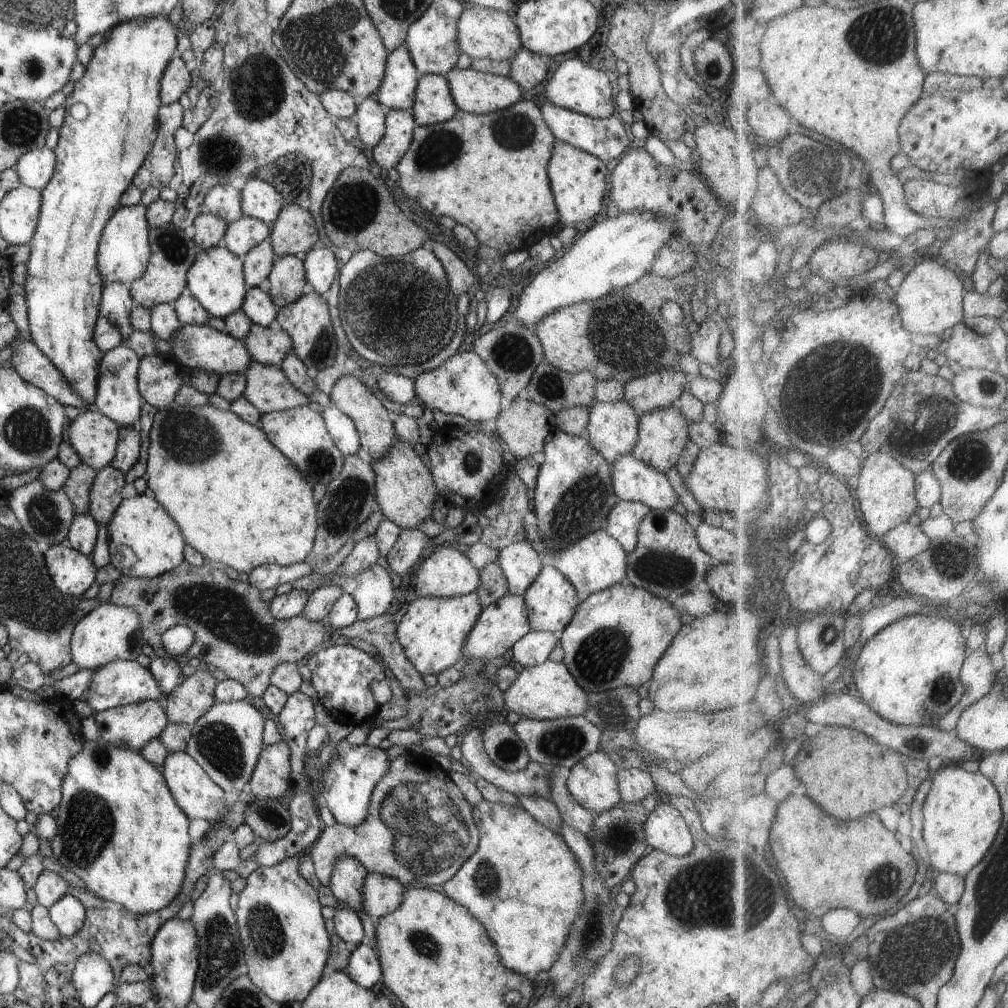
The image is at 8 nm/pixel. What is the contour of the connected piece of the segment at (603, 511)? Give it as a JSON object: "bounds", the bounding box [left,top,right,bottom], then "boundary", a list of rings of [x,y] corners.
{"bounds":[531,428,619,551],"boundary":[[[556,428],[546,438],[543,452],[546,458],[544,464],[539,466],[539,474],[533,489],[531,519],[538,526],[541,540],[547,550],[562,551],[594,532],[605,530],[608,516],[619,501],[613,490],[612,466],[595,449],[592,449],[585,434],[571,436]]]}

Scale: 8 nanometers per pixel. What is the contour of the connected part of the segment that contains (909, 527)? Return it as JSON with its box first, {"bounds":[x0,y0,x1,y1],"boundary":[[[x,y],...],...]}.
{"bounds":[882,522,933,562],"boundary":[[[912,522],[898,526],[886,534],[882,541],[901,562],[921,556],[933,544],[933,539],[926,534],[922,526],[916,526]]]}

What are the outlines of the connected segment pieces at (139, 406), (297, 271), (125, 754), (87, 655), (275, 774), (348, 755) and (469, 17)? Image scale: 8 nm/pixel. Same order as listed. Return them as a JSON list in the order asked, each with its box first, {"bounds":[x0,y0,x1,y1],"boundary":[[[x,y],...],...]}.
[{"bounds":[93,345,144,428],"boundary":[[[117,345],[113,350],[104,353],[100,362],[96,399],[93,408],[110,418],[119,428],[137,428],[143,412],[144,401],[137,388],[139,360],[134,350],[125,345]]]},{"bounds":[268,255,305,309],"boundary":[[[295,255],[276,258],[268,276],[271,297],[276,309],[284,309],[288,304],[297,302],[304,295],[305,267]]]},{"bounds":[50,735,193,917],"boundary":[[[100,735],[94,742],[89,742],[84,738],[82,751],[76,754],[70,762],[69,772],[66,774],[65,780],[63,781],[61,792],[63,800],[58,806],[58,816],[55,818],[55,822],[57,823],[57,834],[50,844],[52,847],[52,854],[62,867],[67,871],[71,871],[82,880],[88,891],[94,892],[98,898],[103,899],[108,905],[120,906],[123,911],[127,911],[138,917],[160,911],[162,908],[169,906],[174,901],[174,898],[177,898],[183,888],[186,868],[193,844],[193,840],[189,833],[189,825],[191,822],[184,815],[184,812],[176,805],[172,794],[164,783],[161,769],[154,767],[145,757],[142,757],[140,751],[125,750],[113,746],[106,740],[103,740]]]},{"bounds":[71,602,145,670],"boundary":[[[106,602],[96,606],[74,626],[71,635],[71,664],[79,669],[98,670],[116,660],[136,660],[142,654],[145,644],[137,613],[130,608]]]},{"bounds":[249,741,293,799],"boundary":[[[281,741],[266,745],[249,781],[253,796],[278,799],[293,787],[291,781],[291,749]]]},{"bounds":[315,743,389,827],"boundary":[[[366,743],[354,745],[347,751],[338,748],[334,752],[328,772],[322,772],[320,776],[315,777],[320,781],[317,789],[322,790],[326,798],[325,806],[338,823],[354,827],[367,820],[373,789],[388,771],[389,762],[386,751],[379,747],[373,748]]]},{"bounds":[457,4,521,61],"boundary":[[[465,4],[465,10],[457,17],[457,44],[463,54],[471,59],[510,61],[521,49],[521,39],[516,24],[506,12]]]}]

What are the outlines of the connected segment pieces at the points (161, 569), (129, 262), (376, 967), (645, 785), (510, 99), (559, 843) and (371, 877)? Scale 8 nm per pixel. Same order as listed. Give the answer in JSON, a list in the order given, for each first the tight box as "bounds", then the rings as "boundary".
[{"bounds":[107,493,187,578],"boundary":[[[150,493],[124,499],[116,510],[112,521],[108,524],[107,536],[109,537],[111,564],[122,575],[128,577],[157,578],[175,570],[184,561],[183,551],[187,545],[182,537],[182,532],[180,532],[176,522]]]},{"bounds":[97,203,151,286],"boundary":[[[139,203],[135,206],[120,206],[108,220],[99,241],[97,266],[105,285],[120,282],[130,286],[133,281],[140,279],[149,264],[151,256],[149,242],[149,226],[147,208]]]},{"bounds":[345,941,381,990],"boundary":[[[365,941],[355,948],[345,969],[349,978],[360,987],[371,990],[381,979],[381,965],[374,948]]]},{"bounds":[617,768,656,803],"boundary":[[[638,768],[617,770],[617,782],[620,797],[626,803],[641,802],[644,798],[656,793],[651,775]]]},{"bounds":[445,67,524,115],"boundary":[[[455,67],[445,75],[445,78],[448,80],[456,107],[469,114],[488,115],[508,109],[523,100],[524,91],[508,76],[492,75],[473,70],[471,67],[467,70],[460,70]]]},{"bounds":[438,800,584,980],"boundary":[[[482,800],[473,810],[473,818],[479,831],[478,849],[466,860],[466,863],[452,878],[439,887],[438,892],[450,898],[458,905],[461,905],[465,910],[468,910],[468,913],[472,914],[476,920],[480,920],[480,924],[486,928],[488,936],[492,938],[494,947],[498,948],[498,954],[500,954],[499,960],[504,964],[505,968],[514,970],[517,974],[533,980],[540,972],[548,971],[556,963],[559,953],[565,946],[570,928],[577,918],[584,901],[581,886],[583,871],[578,865],[572,850],[568,848],[565,841],[562,839],[561,834],[553,832],[540,824],[540,822],[537,822],[536,818],[532,817],[522,806],[516,807]]]},{"bounds":[361,873,406,921],"boundary":[[[368,873],[361,887],[363,912],[377,921],[396,911],[406,888],[394,878]]]}]

